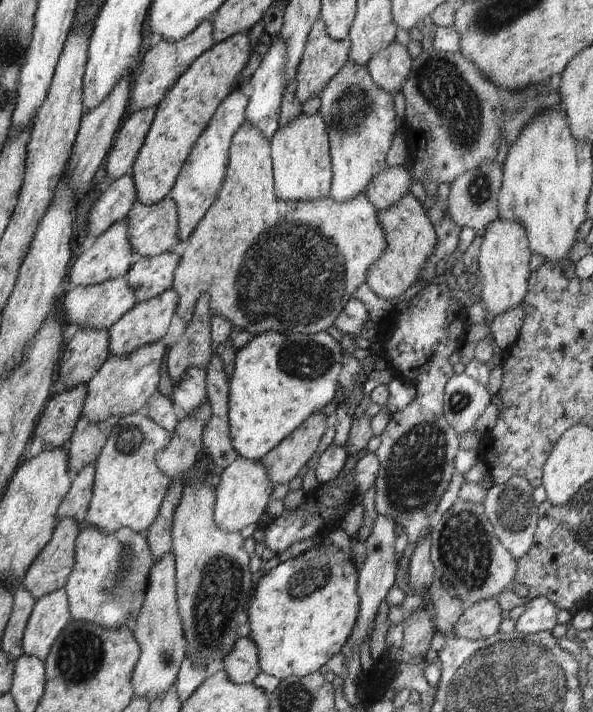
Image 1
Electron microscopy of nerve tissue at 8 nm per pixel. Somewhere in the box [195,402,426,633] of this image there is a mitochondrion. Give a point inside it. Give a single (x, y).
(304, 583)

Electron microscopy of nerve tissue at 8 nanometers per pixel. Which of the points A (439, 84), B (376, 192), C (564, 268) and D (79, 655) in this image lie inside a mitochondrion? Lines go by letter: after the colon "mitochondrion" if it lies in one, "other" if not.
A: mitochondrion
B: other
C: other
D: mitochondrion

